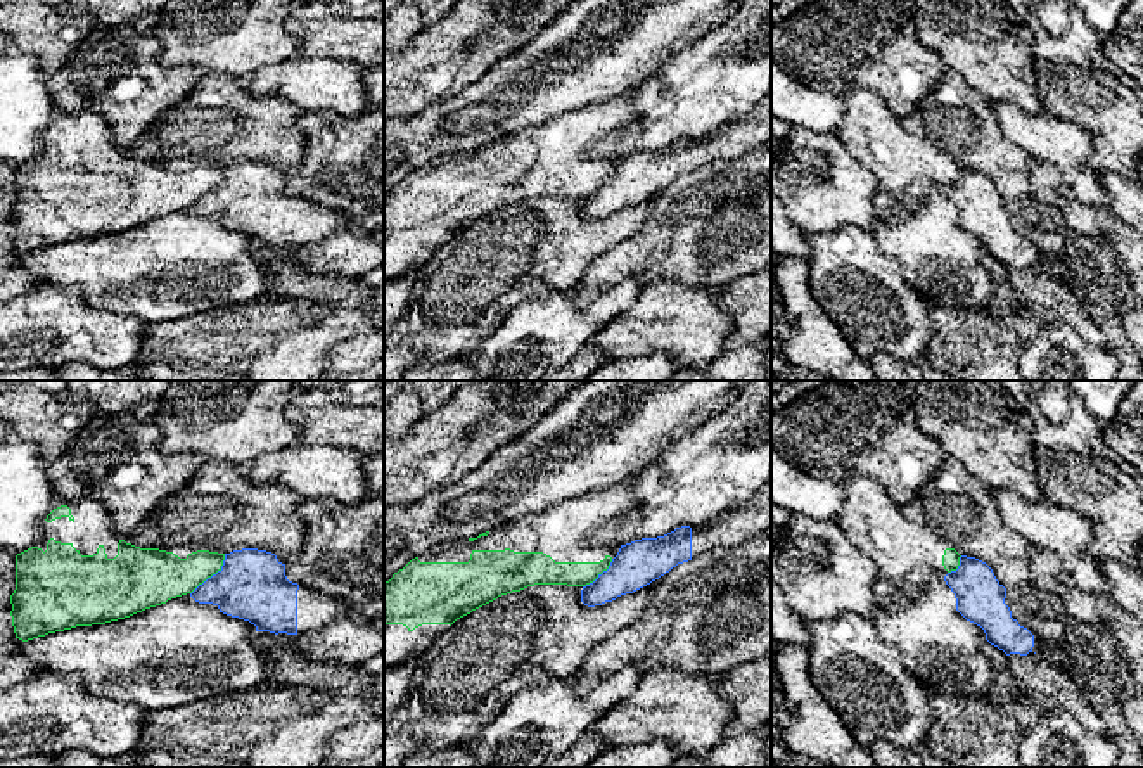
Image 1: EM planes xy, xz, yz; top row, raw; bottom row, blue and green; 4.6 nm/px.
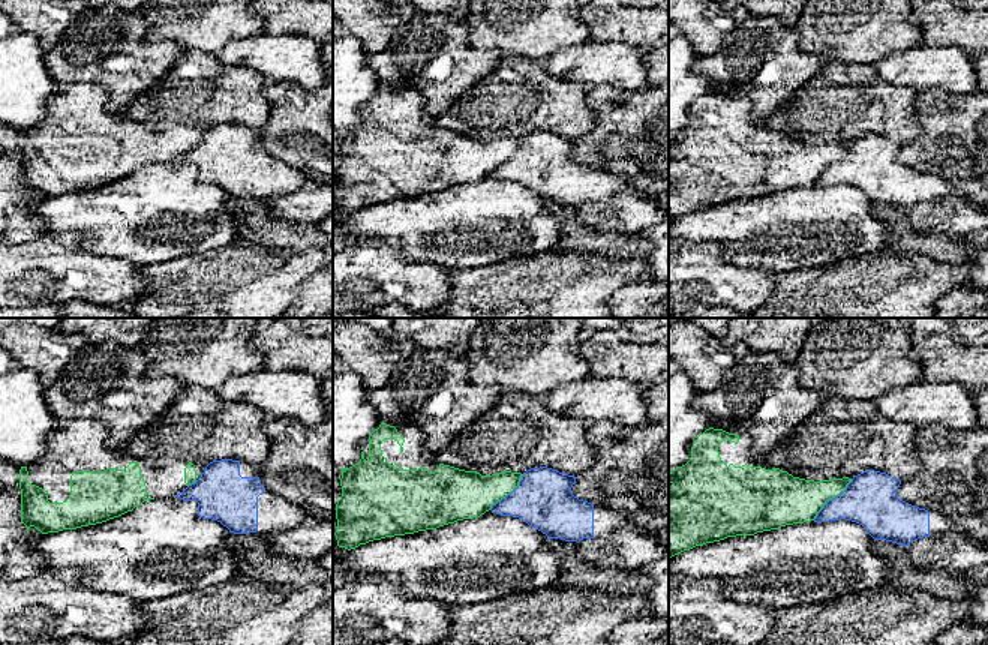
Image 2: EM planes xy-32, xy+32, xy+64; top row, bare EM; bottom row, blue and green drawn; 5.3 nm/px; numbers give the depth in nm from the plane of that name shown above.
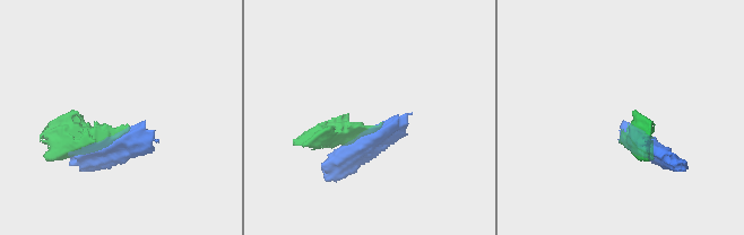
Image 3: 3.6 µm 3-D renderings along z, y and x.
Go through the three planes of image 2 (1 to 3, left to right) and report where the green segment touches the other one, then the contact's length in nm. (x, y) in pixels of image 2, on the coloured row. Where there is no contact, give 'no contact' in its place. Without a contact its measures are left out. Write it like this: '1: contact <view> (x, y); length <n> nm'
1: contact xy-32 (192, 483); length 70 nm
2: contact xy+32 (508, 494); length 260 nm
3: contact xy+64 (832, 498); length 300 nm

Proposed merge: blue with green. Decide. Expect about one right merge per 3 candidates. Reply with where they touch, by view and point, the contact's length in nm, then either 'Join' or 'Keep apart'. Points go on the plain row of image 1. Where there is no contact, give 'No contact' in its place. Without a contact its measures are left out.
Touches blue at xy (213, 187). Shared border 260 nm. Keep apart

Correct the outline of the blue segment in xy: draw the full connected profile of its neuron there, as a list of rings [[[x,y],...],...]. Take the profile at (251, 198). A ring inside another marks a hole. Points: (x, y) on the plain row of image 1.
[[[242,161],[225,166],[221,182],[199,197],[190,209],[199,216],[213,216],[220,225],[249,234],[256,244],[299,247],[320,242],[348,228],[346,220],[308,199],[299,199],[285,189],[289,170],[266,163]]]

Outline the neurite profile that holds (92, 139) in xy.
[[[93,111],[59,112],[43,133],[43,149],[16,168],[16,202],[10,208],[16,251],[28,254],[76,239],[105,237],[130,230],[171,211],[192,206],[221,183],[225,166],[190,163],[173,166],[140,161],[112,142],[112,128]]]

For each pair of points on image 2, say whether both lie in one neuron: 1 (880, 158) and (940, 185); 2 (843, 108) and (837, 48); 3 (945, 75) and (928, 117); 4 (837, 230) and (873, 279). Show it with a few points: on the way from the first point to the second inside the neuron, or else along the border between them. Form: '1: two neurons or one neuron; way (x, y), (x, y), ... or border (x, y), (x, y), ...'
1: one neuron; way (895, 173), (907, 185), (925, 185)
2: two neurons; border (829, 60), (873, 65)
3: two neurons; border (919, 90), (945, 89), (954, 93), (972, 93)
4: two neurons; border (885, 248), (837, 261)

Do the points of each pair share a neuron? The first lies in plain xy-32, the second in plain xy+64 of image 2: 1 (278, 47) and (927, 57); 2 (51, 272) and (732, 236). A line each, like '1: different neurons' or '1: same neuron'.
1: same neuron
2: different neurons

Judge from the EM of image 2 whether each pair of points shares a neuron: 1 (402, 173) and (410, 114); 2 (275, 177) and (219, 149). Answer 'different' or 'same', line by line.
1: same
2: same

